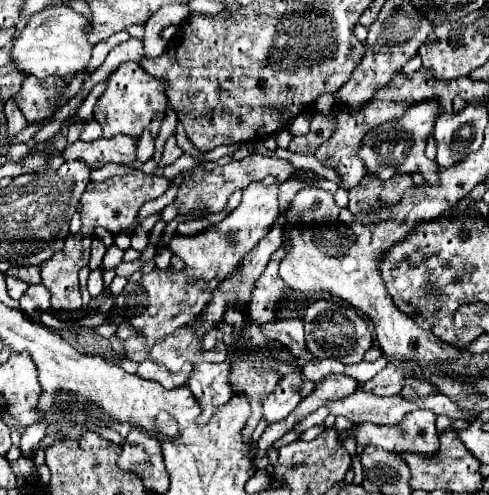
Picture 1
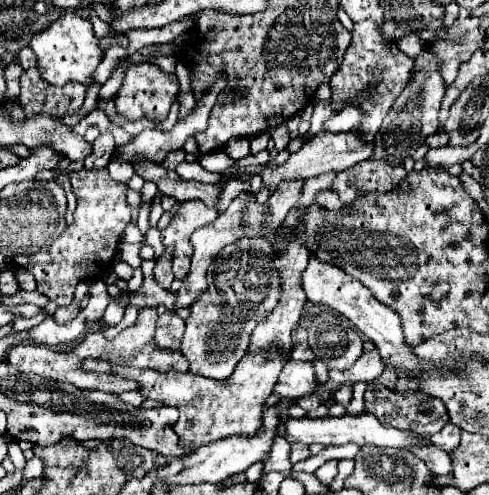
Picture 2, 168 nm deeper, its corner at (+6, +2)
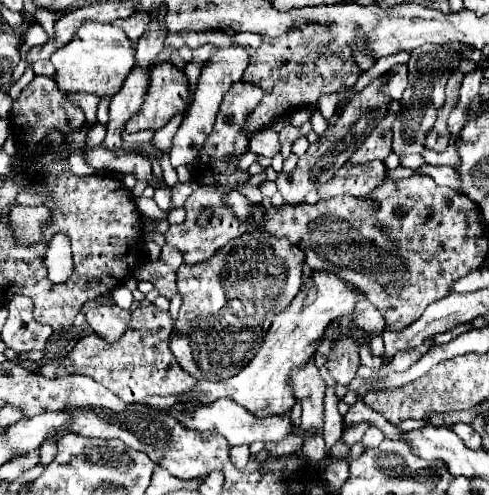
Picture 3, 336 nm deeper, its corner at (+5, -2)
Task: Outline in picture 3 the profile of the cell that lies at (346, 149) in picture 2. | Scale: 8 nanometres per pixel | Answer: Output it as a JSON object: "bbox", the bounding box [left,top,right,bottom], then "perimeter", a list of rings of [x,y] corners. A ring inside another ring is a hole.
{"bbox":[347,115,395,165],"perimeter":[[[387,115],[381,119],[381,123],[371,131],[371,135],[363,141],[359,149],[353,151],[351,159],[347,163],[359,165],[373,159],[385,159],[391,153],[391,125],[395,121],[395,115]]]}

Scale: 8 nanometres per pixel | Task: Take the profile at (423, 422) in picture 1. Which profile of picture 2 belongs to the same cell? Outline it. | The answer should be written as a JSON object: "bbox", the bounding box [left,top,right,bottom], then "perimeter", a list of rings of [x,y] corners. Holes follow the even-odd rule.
{"bbox":[412,445,452,475],"perimeter":[[[434,445],[434,451],[432,451],[432,447],[422,447],[422,451],[412,451],[418,459],[422,459],[426,465],[428,465],[428,469],[434,473],[434,475],[448,475],[450,471],[452,471],[452,461],[450,461],[450,455],[444,451],[444,449],[440,449],[440,447],[436,447]]]}

